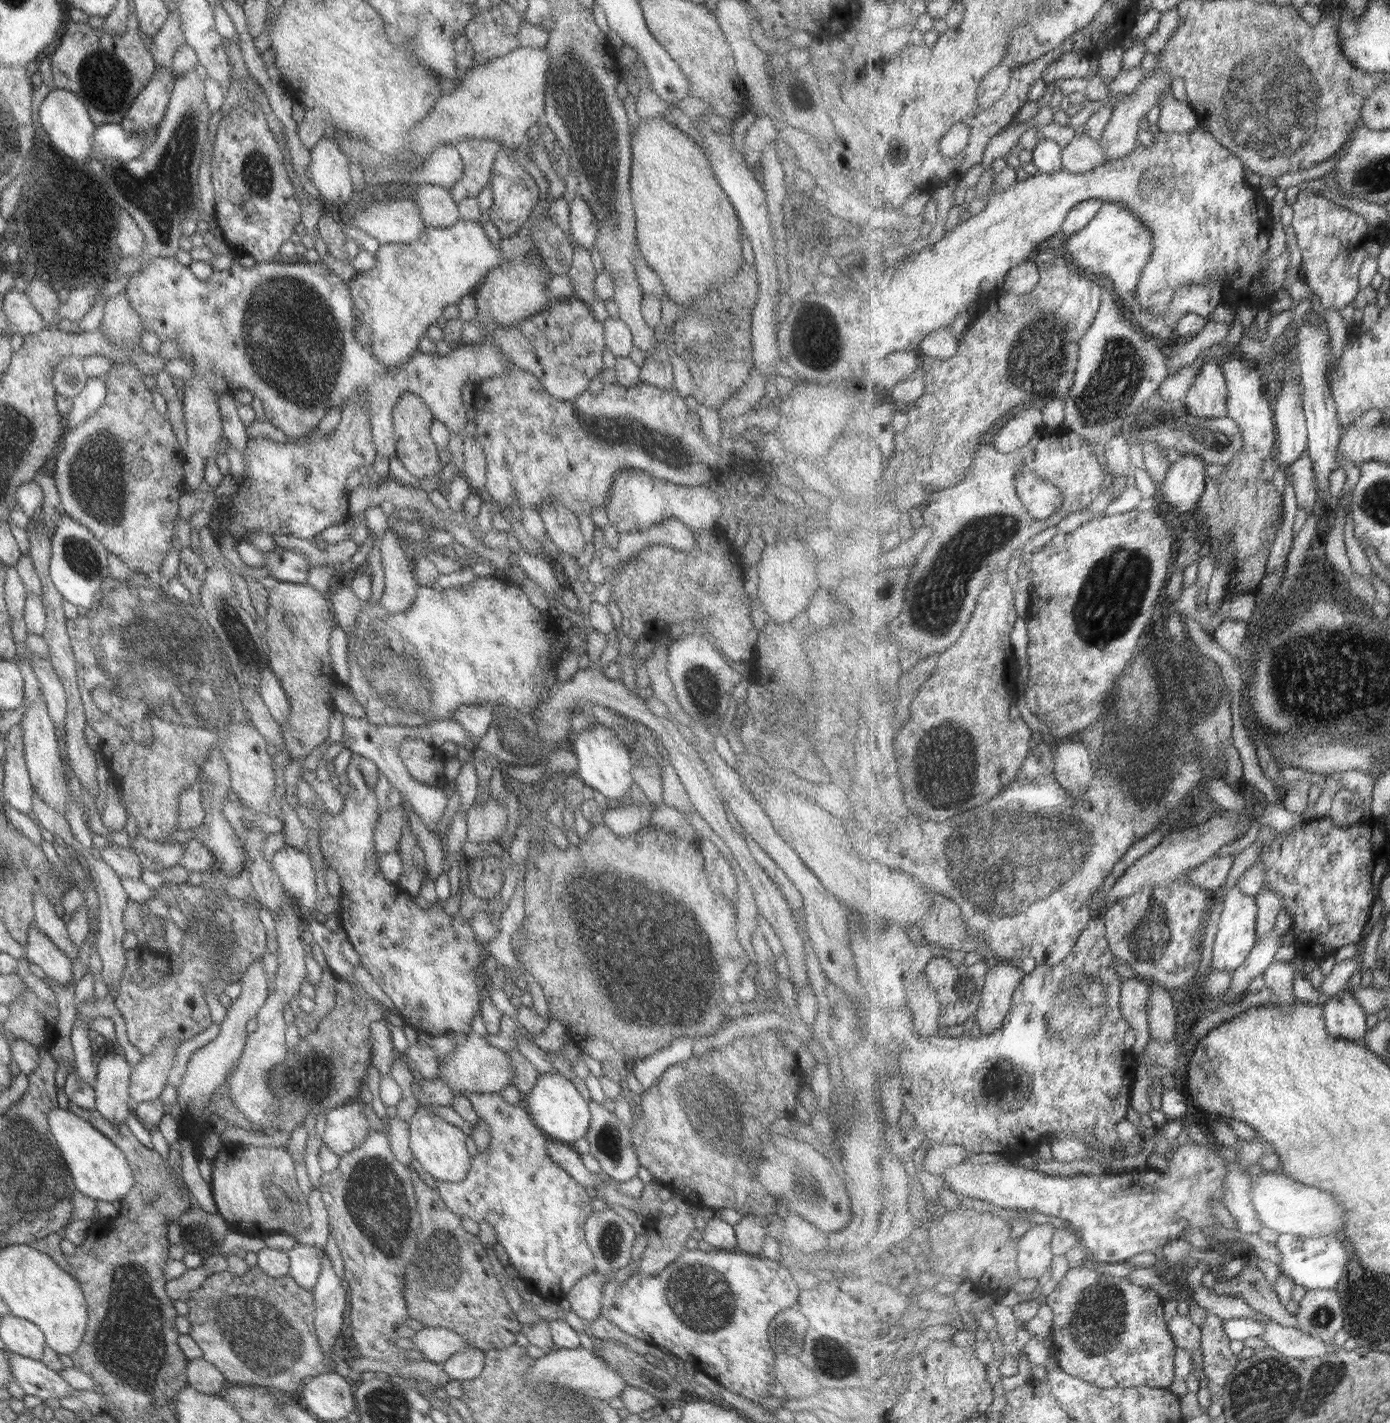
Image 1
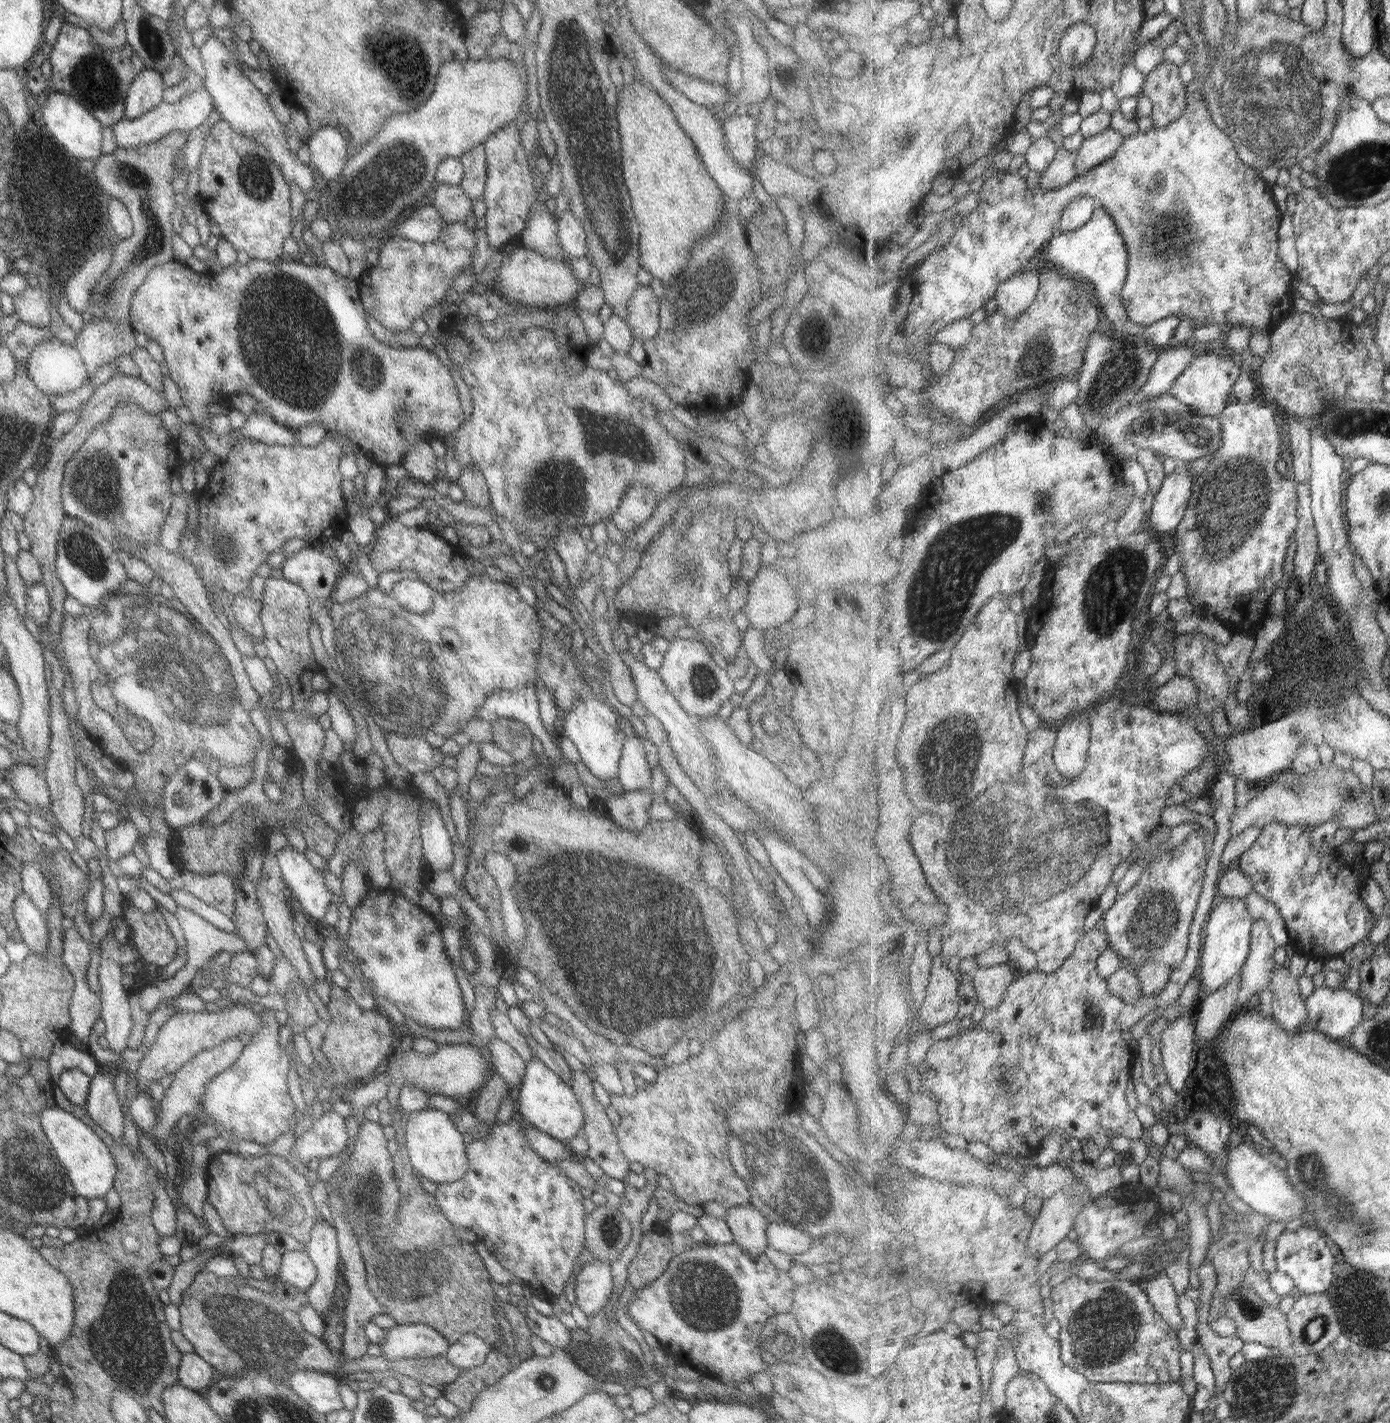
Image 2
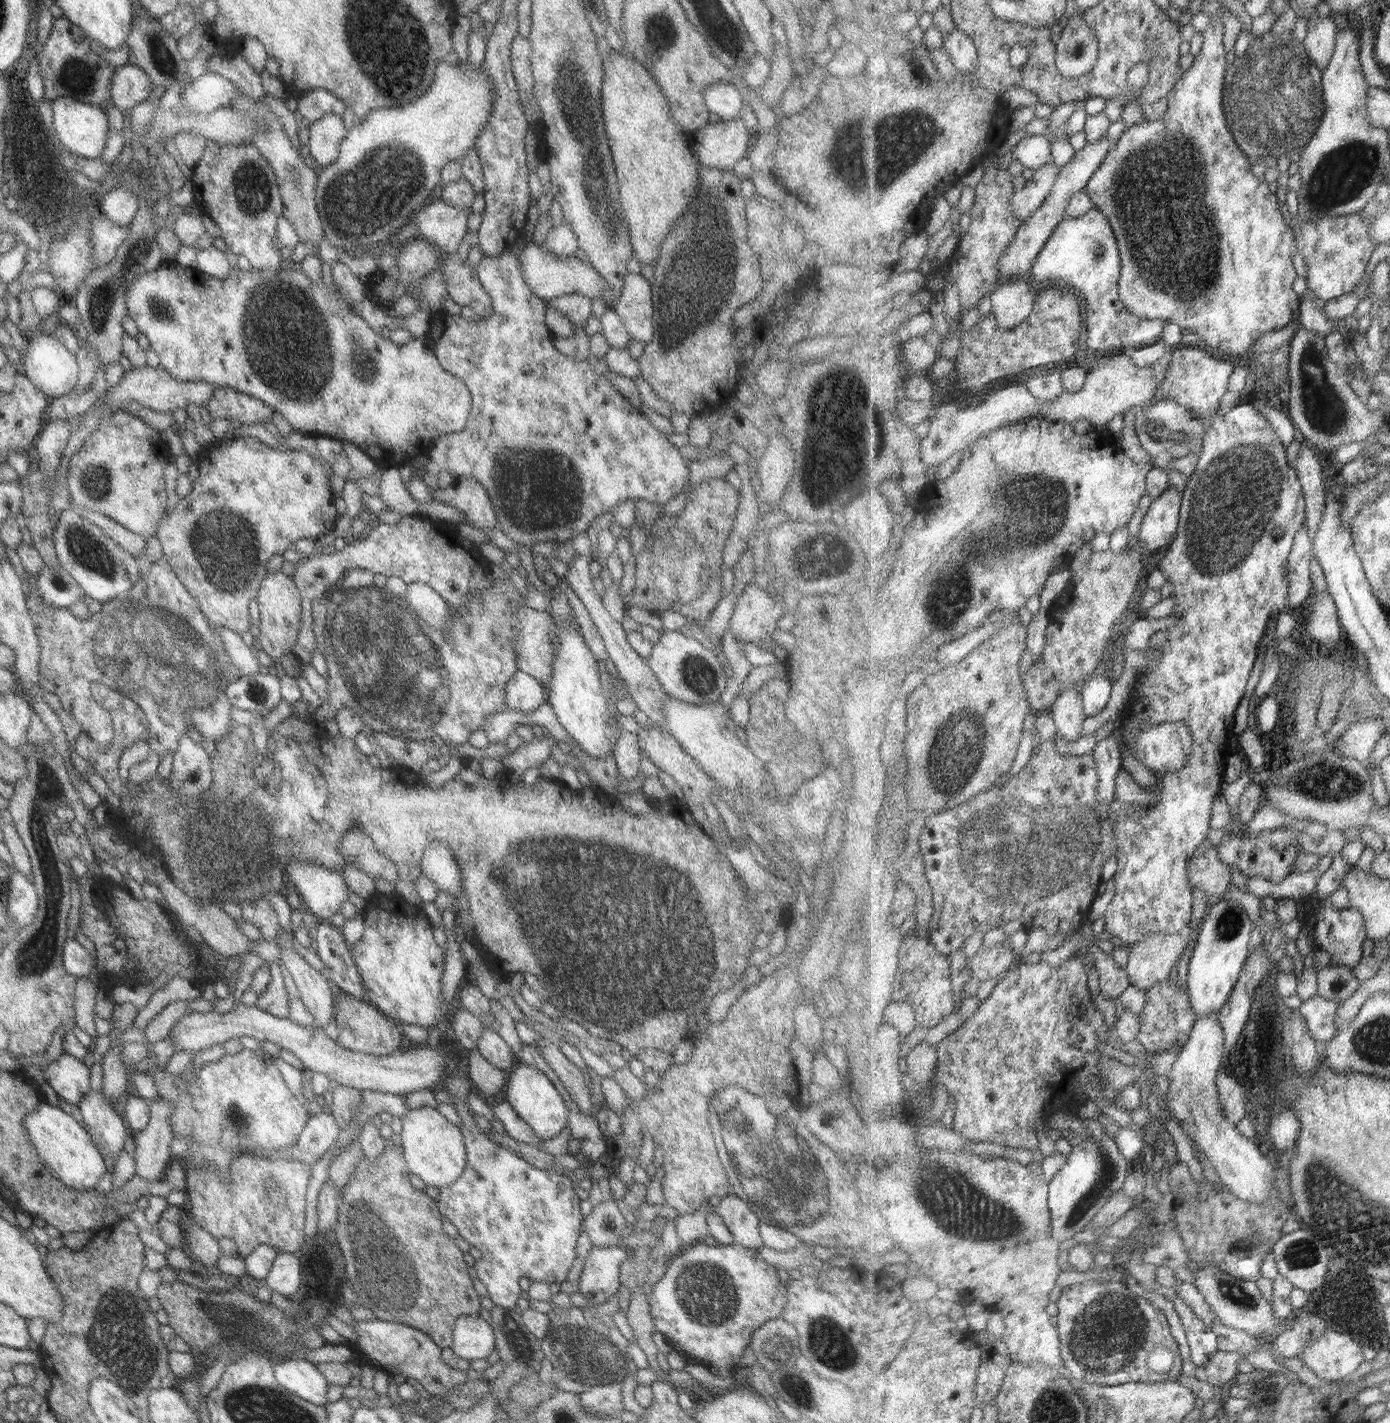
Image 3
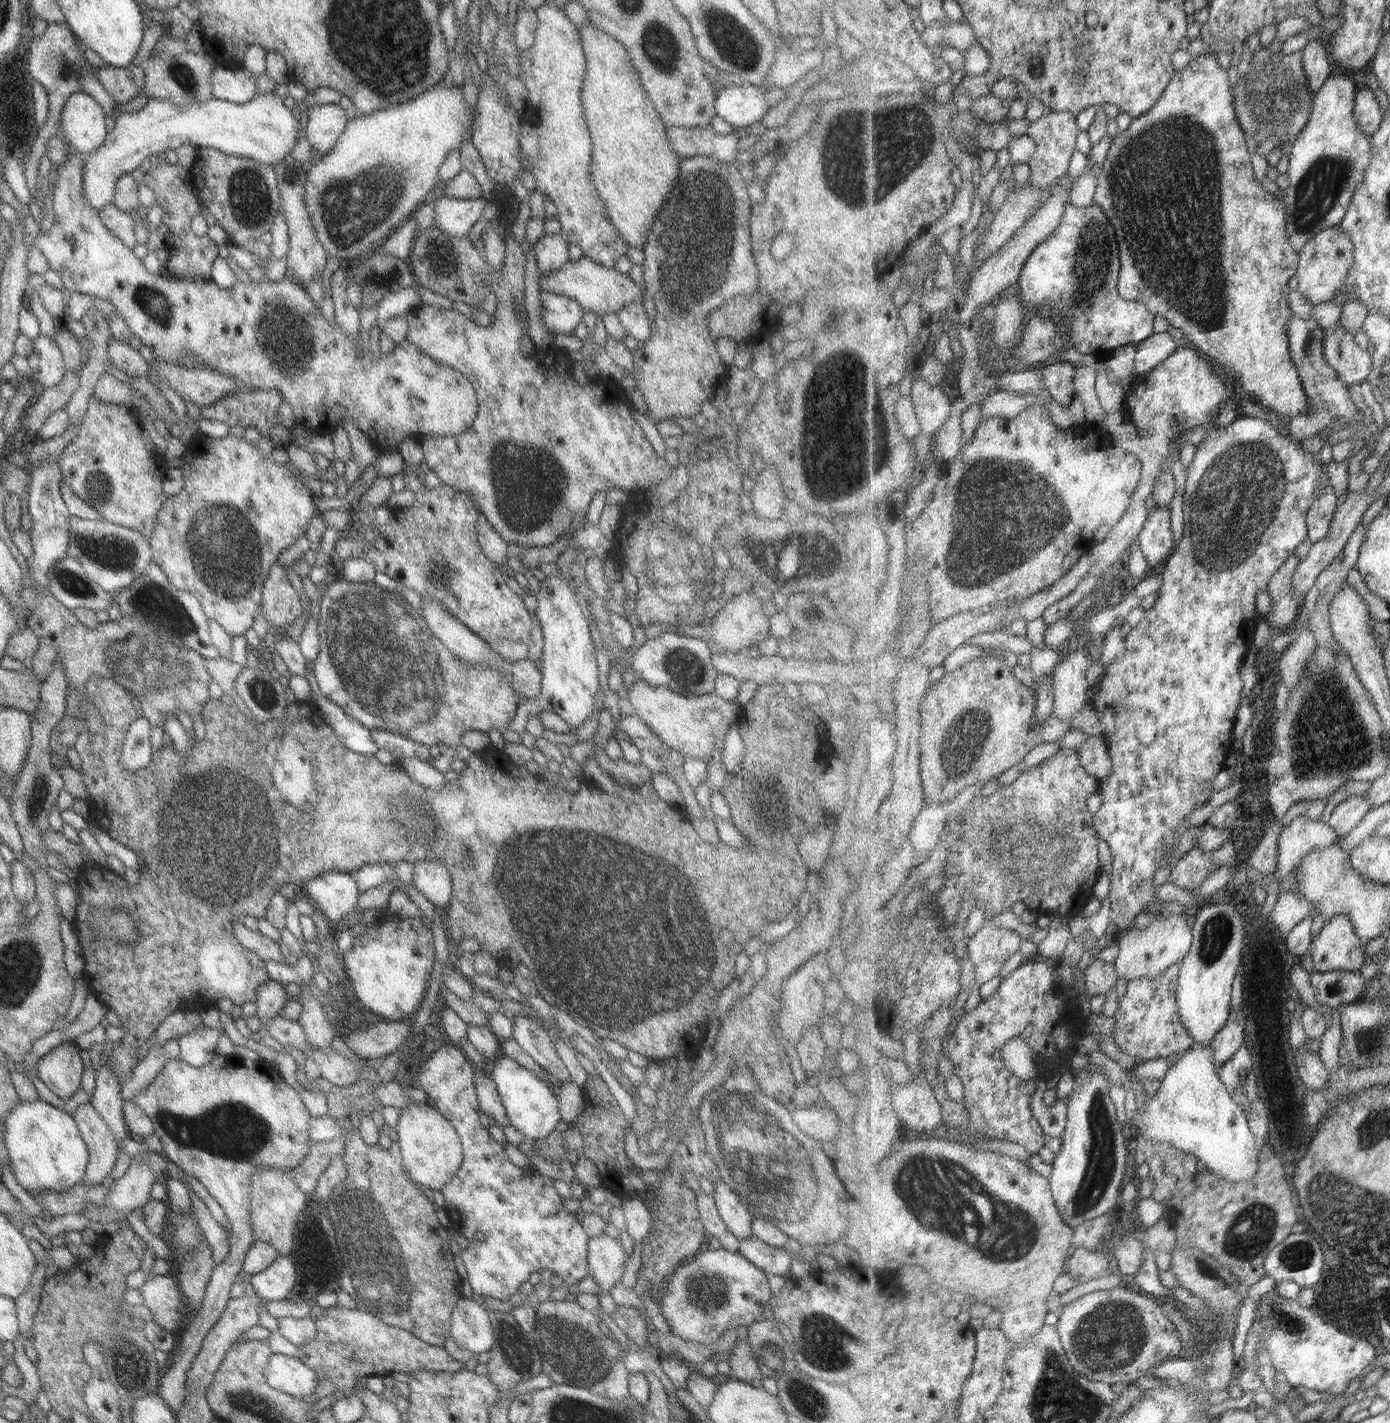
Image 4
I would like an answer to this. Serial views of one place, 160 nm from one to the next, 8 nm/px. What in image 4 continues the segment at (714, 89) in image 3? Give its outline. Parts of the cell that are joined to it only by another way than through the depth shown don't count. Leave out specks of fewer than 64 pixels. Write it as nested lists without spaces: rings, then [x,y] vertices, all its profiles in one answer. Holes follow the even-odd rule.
[[[735,80],[714,95],[714,114],[732,128],[759,124],[768,109],[770,98],[763,86],[755,87]]]

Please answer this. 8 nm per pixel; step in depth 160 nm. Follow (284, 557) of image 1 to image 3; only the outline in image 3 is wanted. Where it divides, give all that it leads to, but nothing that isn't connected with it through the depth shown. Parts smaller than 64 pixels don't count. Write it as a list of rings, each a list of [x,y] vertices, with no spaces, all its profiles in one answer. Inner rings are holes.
[[[420,513],[401,515],[395,524],[372,522],[372,530],[361,539],[355,537],[350,544],[333,554],[313,553],[294,564],[290,575],[300,594],[300,625],[290,652],[298,661],[311,665],[311,653],[316,650],[313,638],[311,604],[324,598],[332,589],[336,577],[347,569],[361,568],[381,576],[397,576],[406,584],[420,582],[430,587],[453,610],[462,610],[467,592],[482,591],[496,579],[491,577],[489,563],[474,543],[458,535],[456,527],[443,521],[431,520]]]

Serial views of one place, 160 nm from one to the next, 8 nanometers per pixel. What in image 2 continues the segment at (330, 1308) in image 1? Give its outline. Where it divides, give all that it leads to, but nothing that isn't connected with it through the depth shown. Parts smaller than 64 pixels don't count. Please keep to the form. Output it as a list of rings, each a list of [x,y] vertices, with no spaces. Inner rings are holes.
[[[317,1217],[311,1227],[310,1237],[303,1243],[303,1250],[314,1264],[316,1270],[315,1280],[304,1291],[307,1304],[323,1318],[329,1312],[335,1296],[335,1280],[337,1280],[337,1266],[339,1265],[338,1248],[336,1247],[336,1232],[333,1227]]]

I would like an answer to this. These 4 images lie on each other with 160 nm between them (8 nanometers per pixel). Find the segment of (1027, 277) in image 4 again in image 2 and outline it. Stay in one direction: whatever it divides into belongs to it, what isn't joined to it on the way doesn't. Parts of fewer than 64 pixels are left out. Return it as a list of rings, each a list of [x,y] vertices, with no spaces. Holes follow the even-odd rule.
[[[1105,208],[1097,209],[1091,221],[1077,230],[1062,232],[1058,229],[1050,237],[1048,244],[1044,251],[1045,260],[1051,266],[1067,272],[1068,275],[1075,275],[1079,280],[1095,284],[1100,303],[1103,305],[1104,316],[1110,321],[1110,334],[1117,339],[1140,341],[1159,350],[1169,347],[1171,339],[1174,338],[1173,332],[1182,321],[1178,316],[1144,327],[1131,320],[1123,304],[1122,292],[1126,286],[1128,272],[1130,272],[1130,252],[1118,224]]]

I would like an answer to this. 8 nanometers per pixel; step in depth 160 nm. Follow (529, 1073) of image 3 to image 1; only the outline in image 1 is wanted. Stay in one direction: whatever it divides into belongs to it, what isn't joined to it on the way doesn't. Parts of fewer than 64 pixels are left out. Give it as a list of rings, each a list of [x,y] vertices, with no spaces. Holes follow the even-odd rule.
[[[558,1072],[540,1074],[533,1088],[522,1096],[521,1104],[532,1118],[533,1124],[550,1140],[559,1143],[574,1143],[583,1138],[590,1123],[587,1101],[573,1087],[569,1079]]]

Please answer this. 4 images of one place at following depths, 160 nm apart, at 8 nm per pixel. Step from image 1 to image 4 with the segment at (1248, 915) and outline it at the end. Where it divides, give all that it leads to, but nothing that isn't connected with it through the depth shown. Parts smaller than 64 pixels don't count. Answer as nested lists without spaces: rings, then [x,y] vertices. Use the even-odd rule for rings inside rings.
[[[1209,901],[1195,911],[1194,943],[1181,962],[1178,980],[1178,1005],[1183,1026],[1193,1036],[1195,1045],[1209,1045],[1229,1022],[1231,990],[1243,961],[1245,940],[1244,904],[1241,901]]]

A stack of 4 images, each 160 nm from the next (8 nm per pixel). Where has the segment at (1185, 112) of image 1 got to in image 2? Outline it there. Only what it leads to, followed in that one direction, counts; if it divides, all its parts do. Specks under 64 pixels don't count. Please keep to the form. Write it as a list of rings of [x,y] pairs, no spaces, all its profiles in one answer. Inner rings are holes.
[[[1161,62],[1148,74],[1147,83],[1145,76],[1142,95],[1151,101],[1149,116],[1154,127],[1168,127],[1183,116],[1188,106],[1186,87],[1179,76],[1179,68],[1172,63]]]

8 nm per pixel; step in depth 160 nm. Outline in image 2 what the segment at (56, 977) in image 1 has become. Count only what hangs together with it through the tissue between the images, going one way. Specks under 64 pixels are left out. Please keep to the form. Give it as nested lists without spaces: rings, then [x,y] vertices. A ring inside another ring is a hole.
[[[21,892],[13,900],[11,914],[21,941],[29,953],[41,957],[47,949],[47,928],[41,912]]]

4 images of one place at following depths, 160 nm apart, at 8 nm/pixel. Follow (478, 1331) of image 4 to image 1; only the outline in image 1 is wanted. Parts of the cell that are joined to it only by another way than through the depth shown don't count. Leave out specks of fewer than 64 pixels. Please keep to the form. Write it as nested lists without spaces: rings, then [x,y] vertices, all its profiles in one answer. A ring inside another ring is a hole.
[[[464,1348],[449,1356],[445,1363],[440,1364],[443,1373],[449,1377],[449,1380],[456,1380],[458,1383],[476,1378],[483,1368],[484,1351],[475,1348]]]

